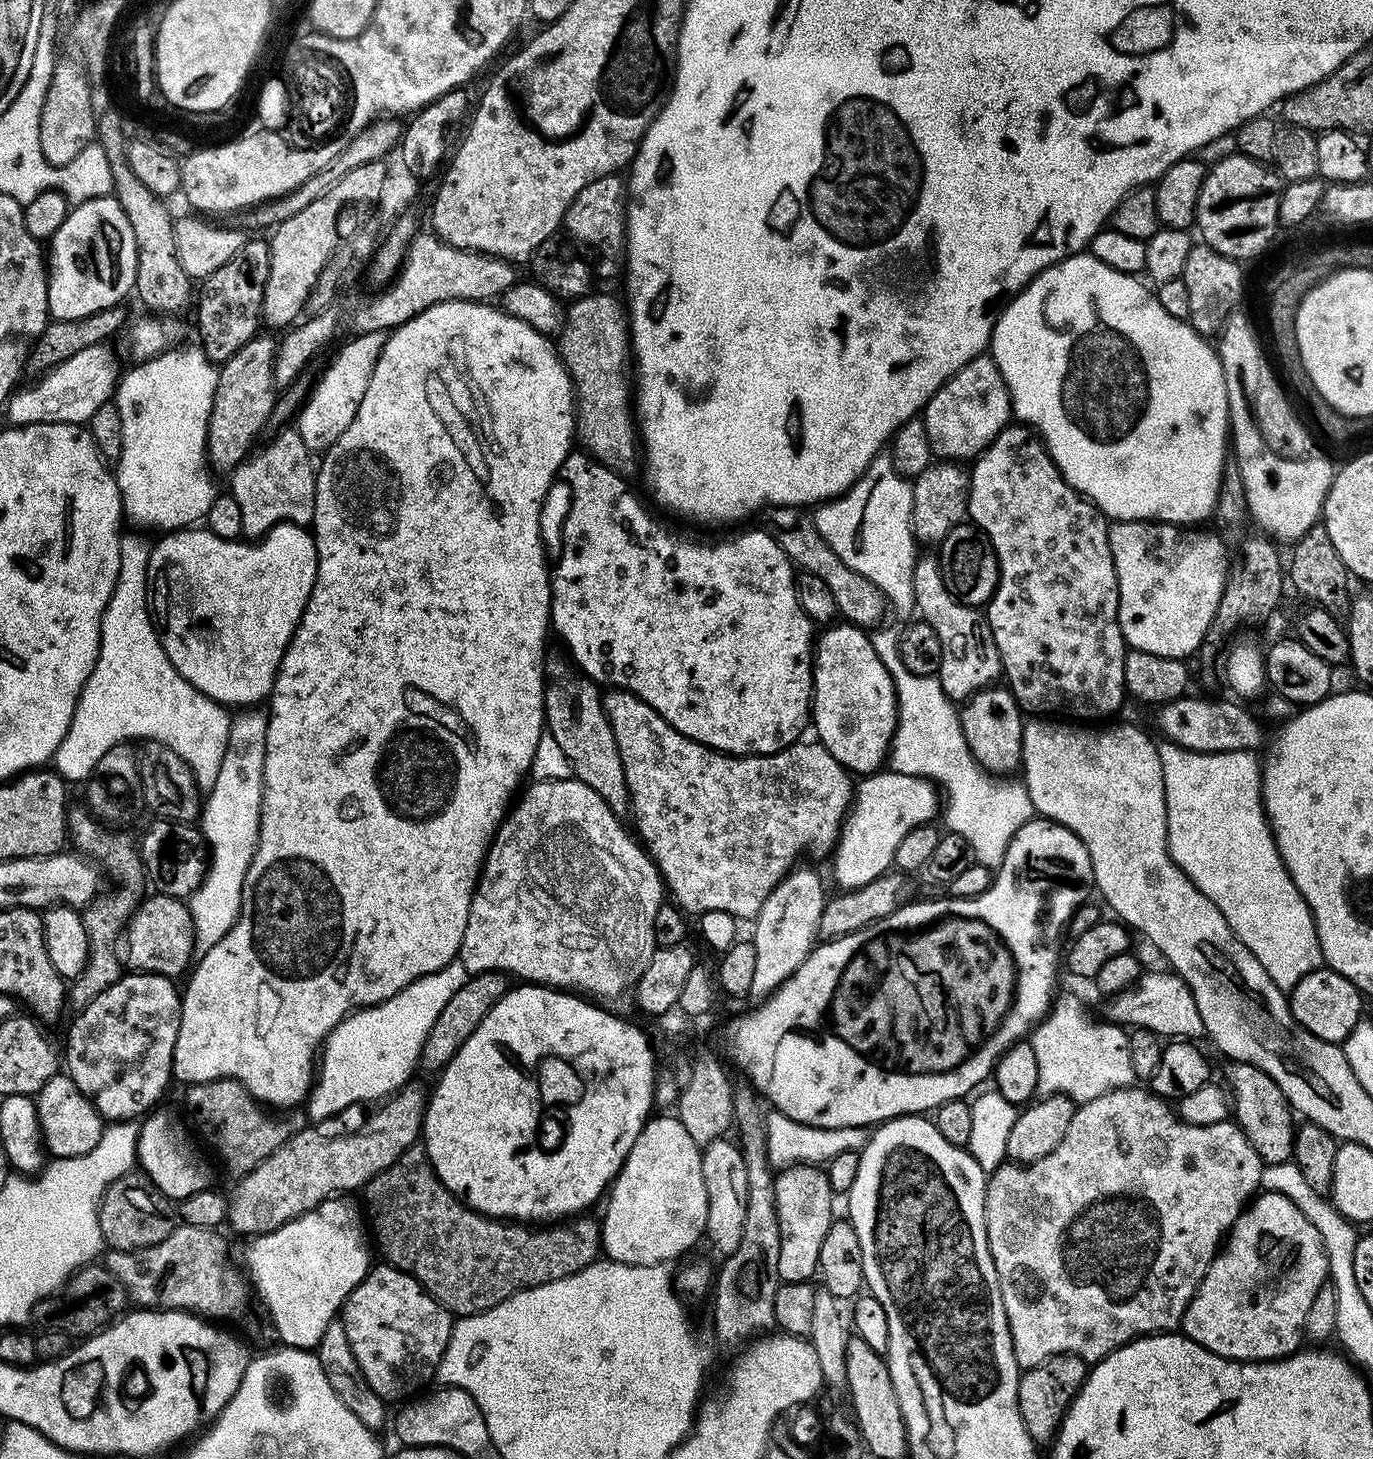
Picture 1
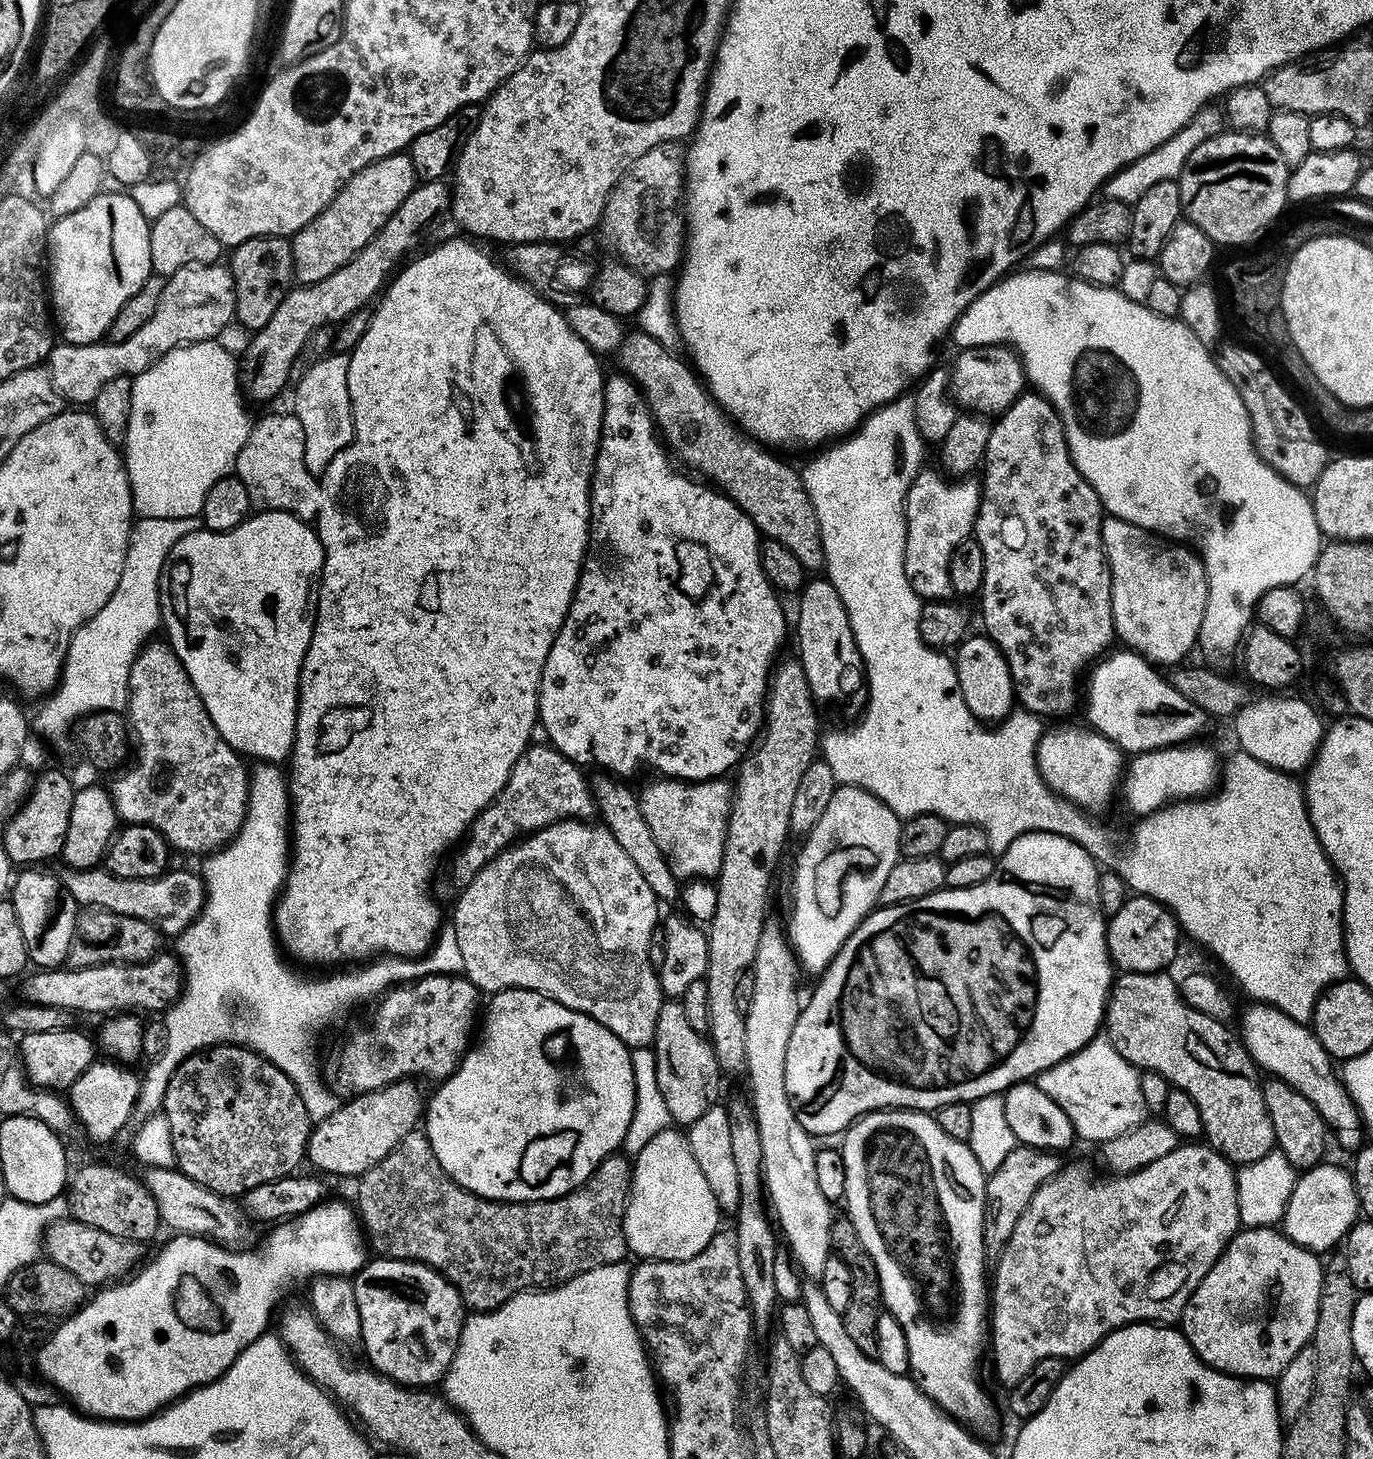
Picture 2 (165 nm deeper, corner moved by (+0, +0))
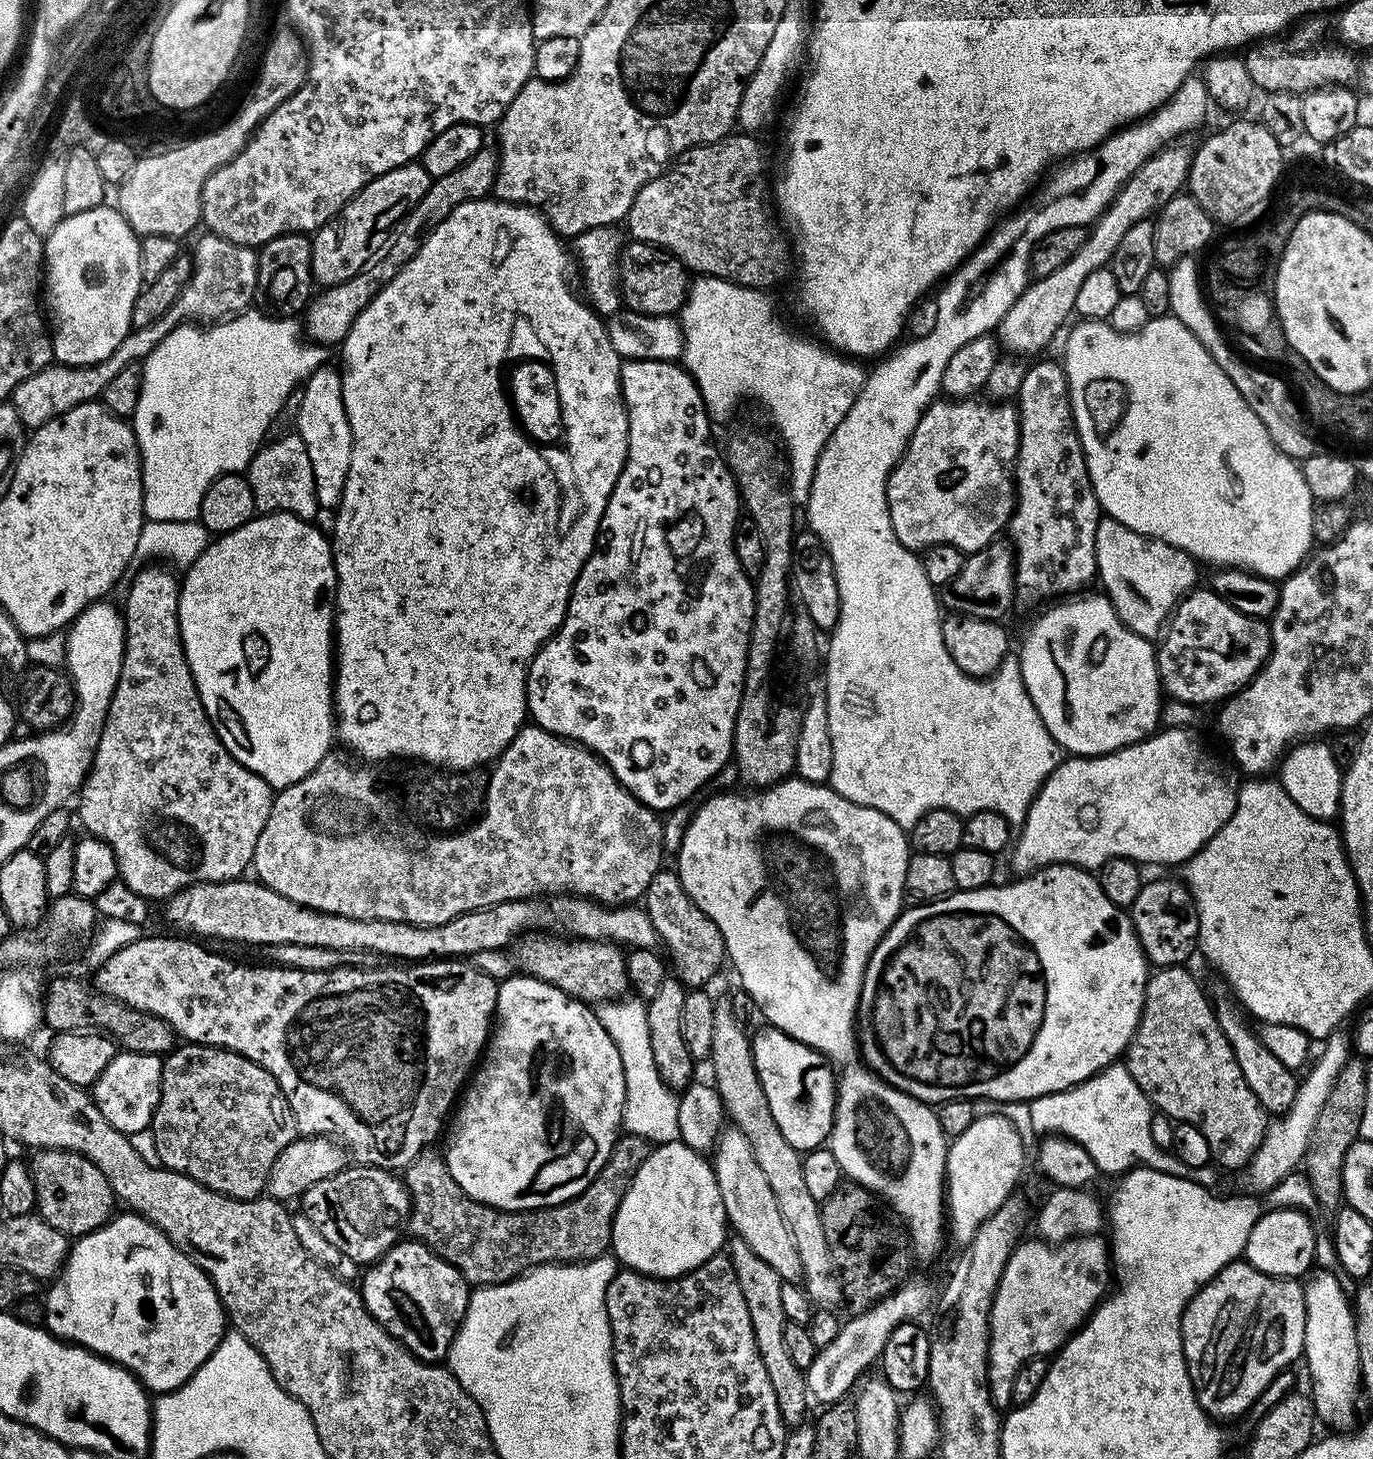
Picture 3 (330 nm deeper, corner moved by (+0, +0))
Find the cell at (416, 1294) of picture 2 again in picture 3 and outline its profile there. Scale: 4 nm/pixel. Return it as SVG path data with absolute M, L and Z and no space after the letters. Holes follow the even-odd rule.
M408 1238L398 1242L363 1273L358 1291L368 1313L403 1348L434 1364L447 1357L456 1331L464 1321L470 1285L450 1262L435 1256L420 1241Z

